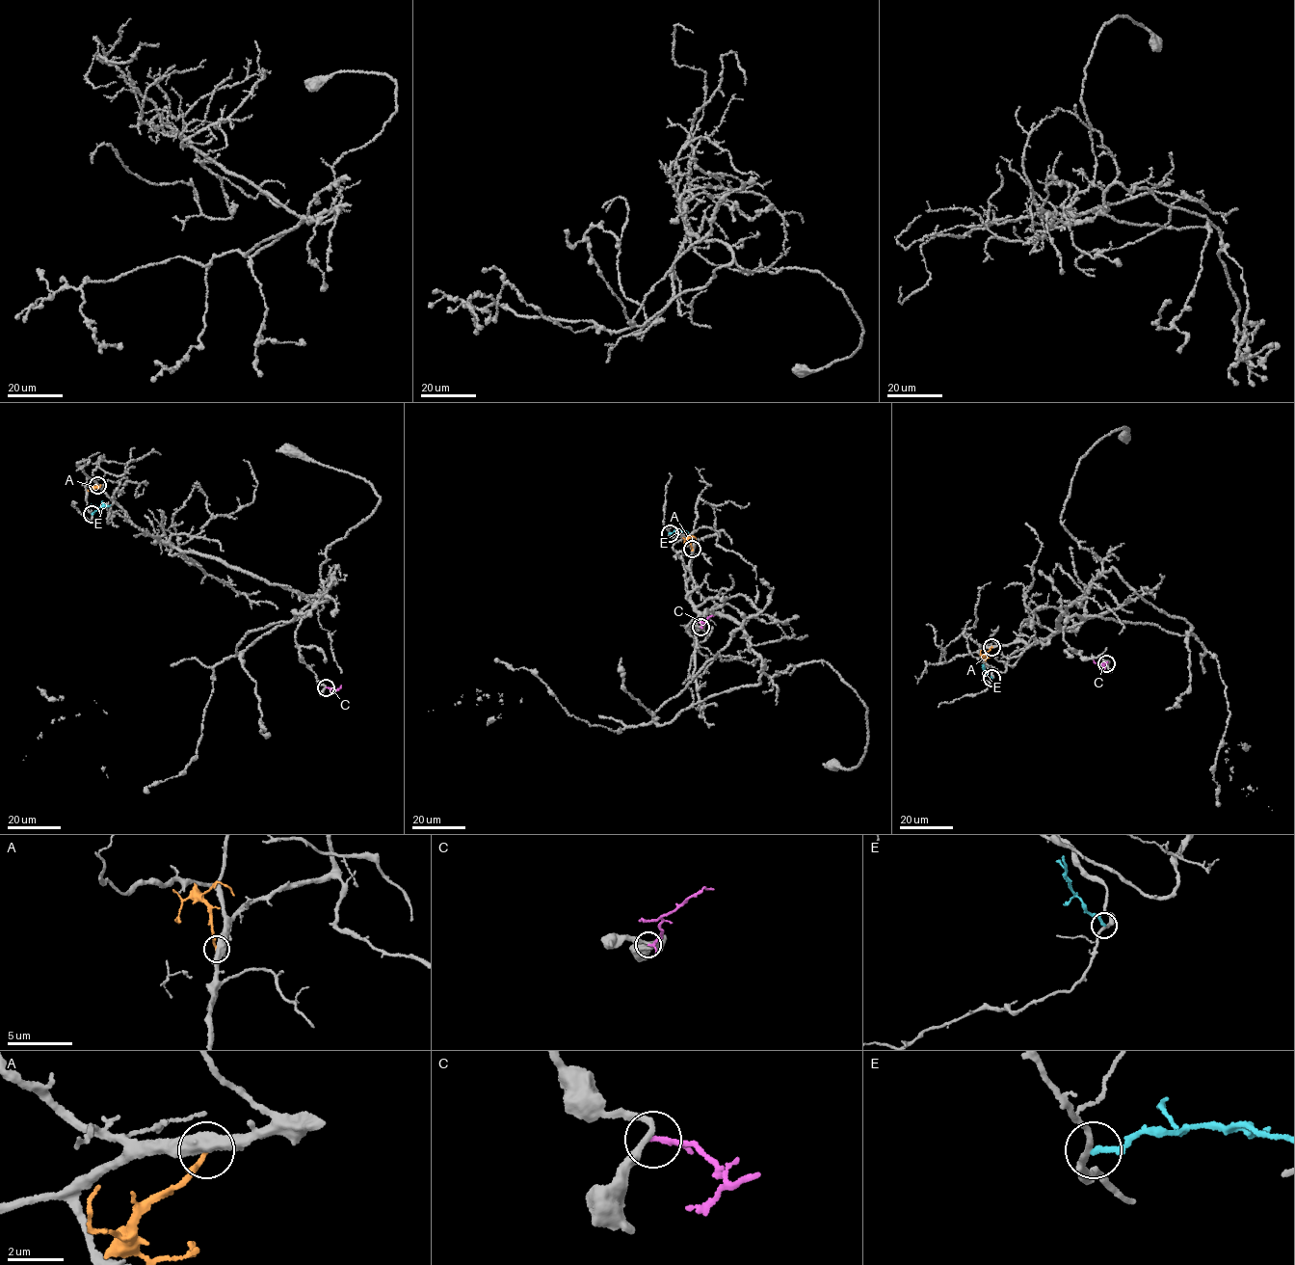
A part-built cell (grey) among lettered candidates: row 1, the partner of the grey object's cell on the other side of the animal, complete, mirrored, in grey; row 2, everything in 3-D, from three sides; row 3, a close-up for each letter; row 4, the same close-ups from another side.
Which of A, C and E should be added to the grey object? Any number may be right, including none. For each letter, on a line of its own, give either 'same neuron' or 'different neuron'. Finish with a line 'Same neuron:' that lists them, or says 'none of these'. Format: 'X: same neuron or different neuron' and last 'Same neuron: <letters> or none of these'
A: different neuron
C: different neuron
E: different neuron
Same neuron: none of these

